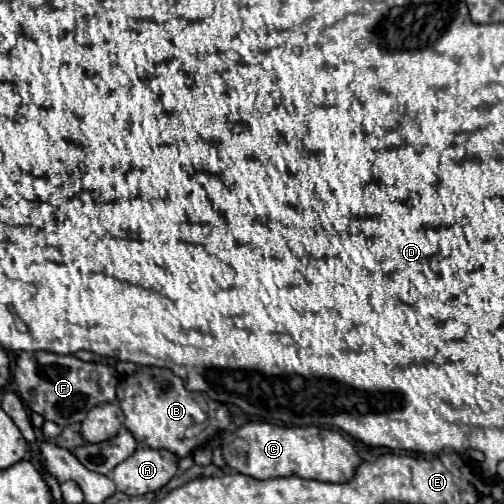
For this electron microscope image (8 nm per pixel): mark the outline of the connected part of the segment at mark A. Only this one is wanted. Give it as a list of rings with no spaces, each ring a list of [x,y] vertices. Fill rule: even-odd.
[[[138,448],[128,460],[112,470],[118,492],[144,496],[164,488],[178,472],[178,456],[168,450]]]

